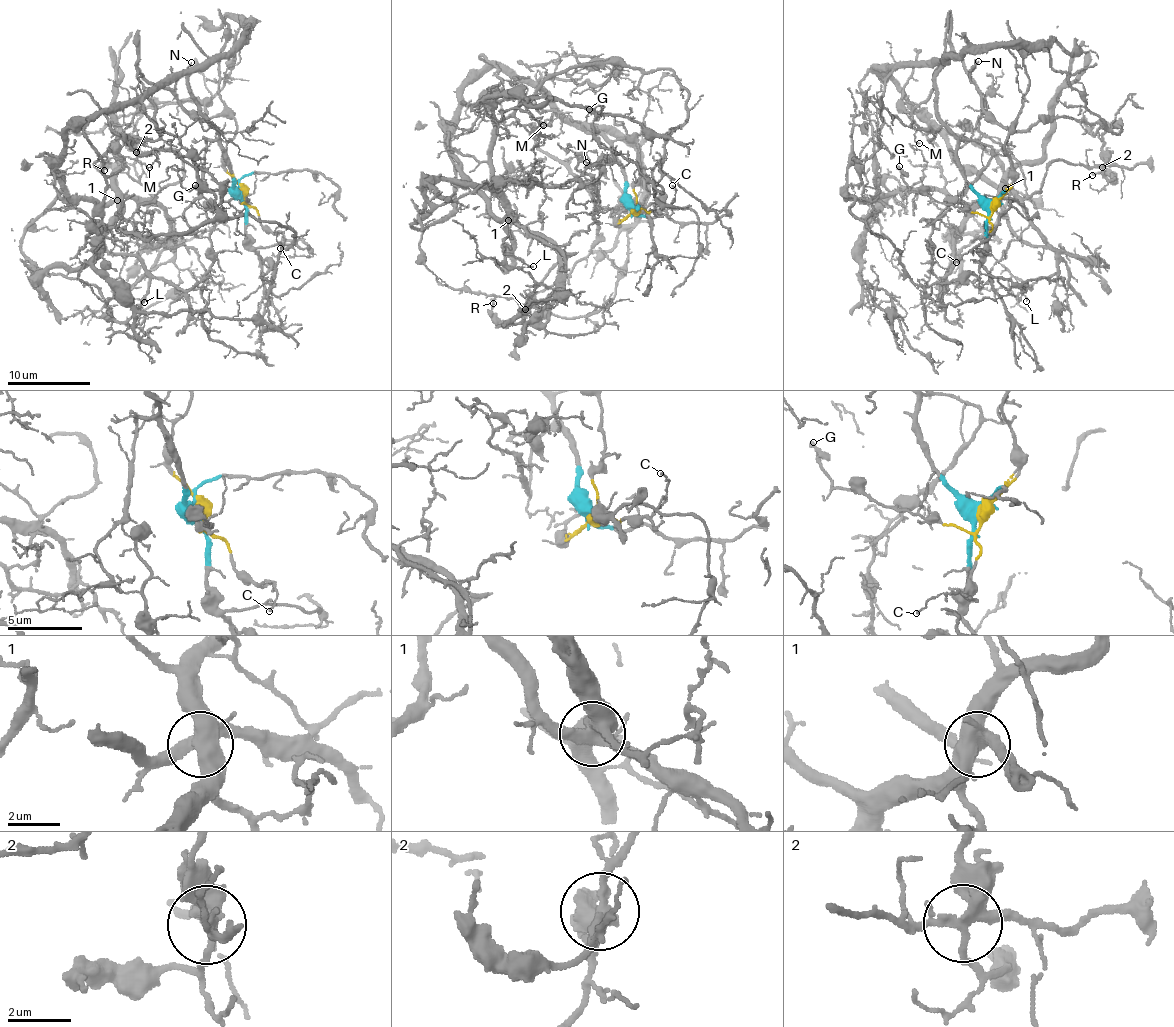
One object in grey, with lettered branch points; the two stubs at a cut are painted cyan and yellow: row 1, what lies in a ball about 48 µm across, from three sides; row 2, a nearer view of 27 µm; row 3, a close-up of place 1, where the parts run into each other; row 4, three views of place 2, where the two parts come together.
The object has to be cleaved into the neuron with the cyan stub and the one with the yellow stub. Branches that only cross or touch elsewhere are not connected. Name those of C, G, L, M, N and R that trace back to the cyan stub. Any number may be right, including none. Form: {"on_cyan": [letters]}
{"on_cyan": ["L"]}

